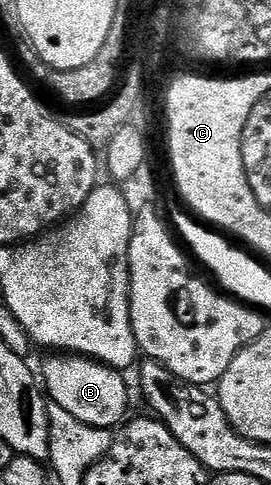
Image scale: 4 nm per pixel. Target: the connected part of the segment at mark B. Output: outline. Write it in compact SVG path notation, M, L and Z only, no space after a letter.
M53 354L41 372L41 382L52 402L64 407L73 418L94 428L118 427L128 415L129 388L124 373L107 364L74 354Z

